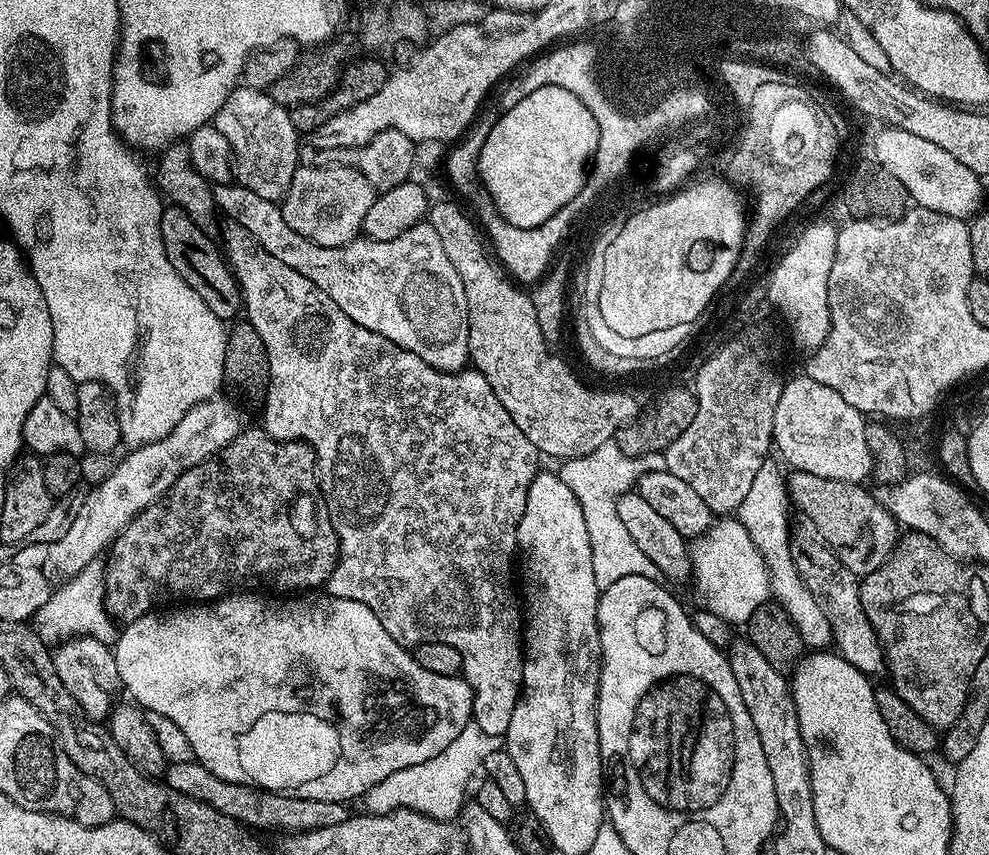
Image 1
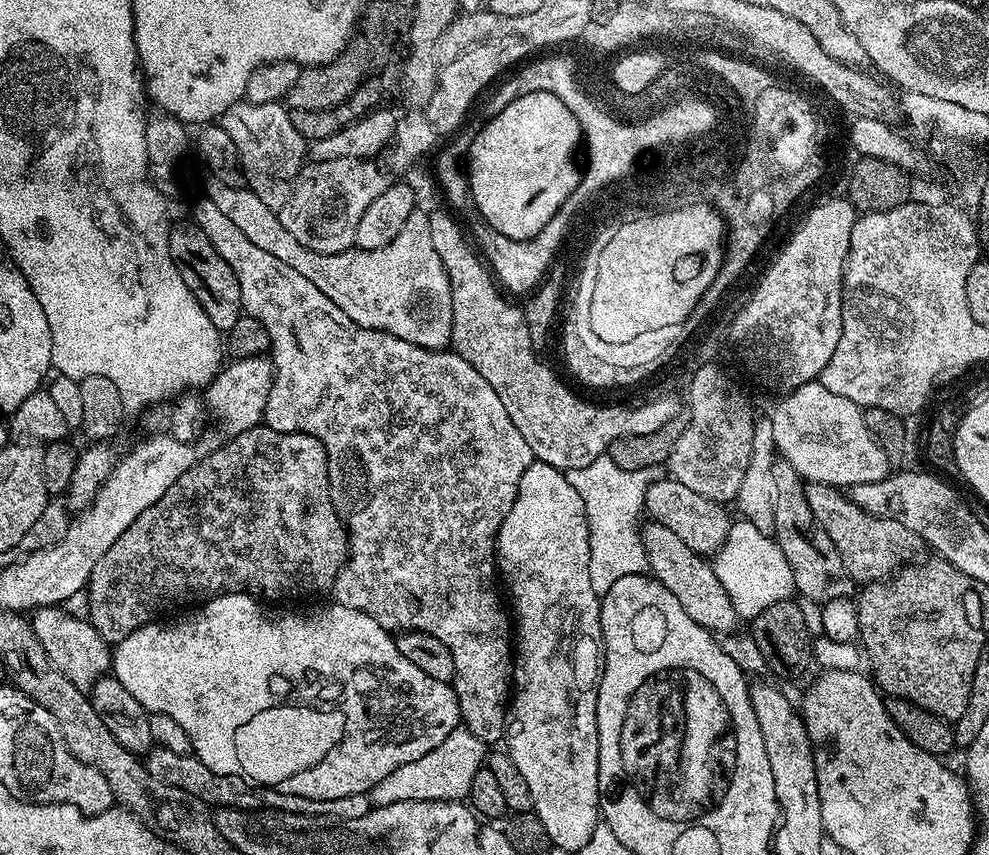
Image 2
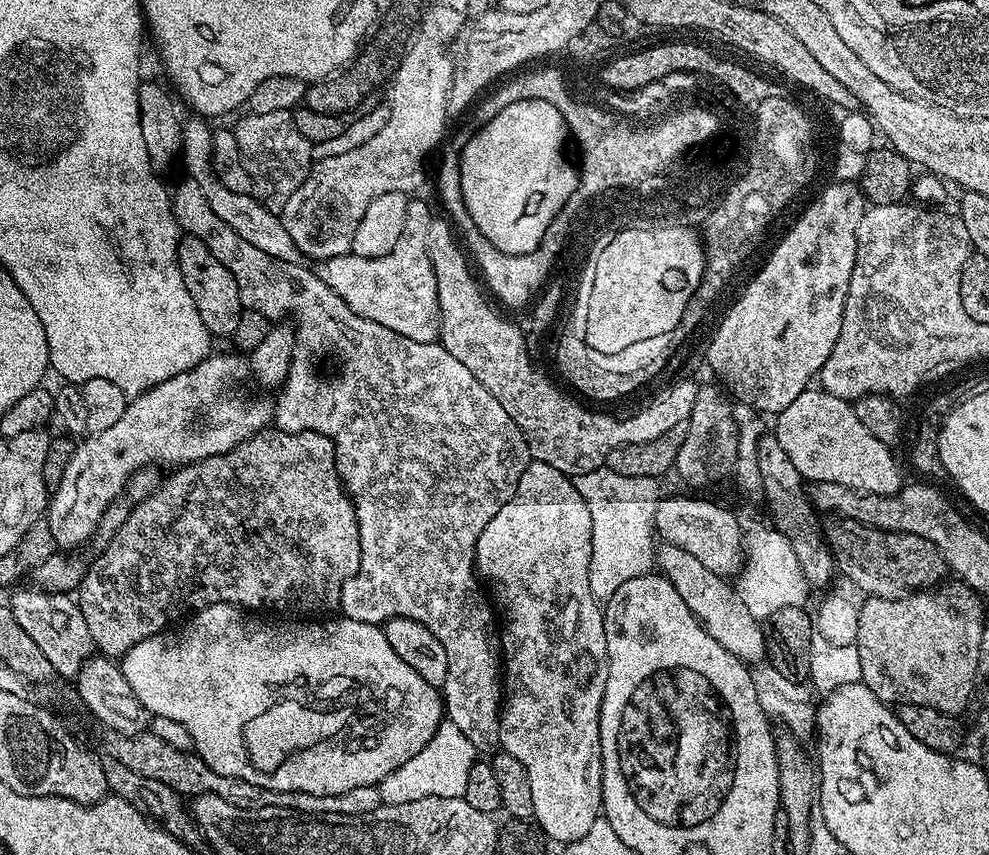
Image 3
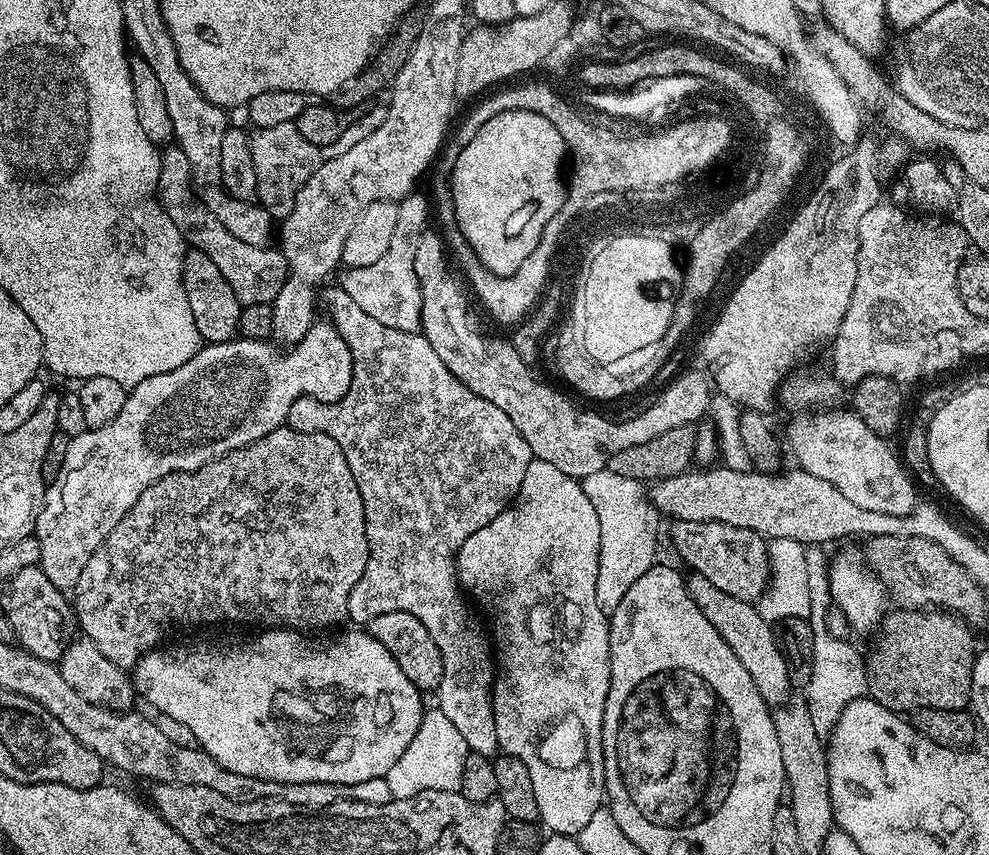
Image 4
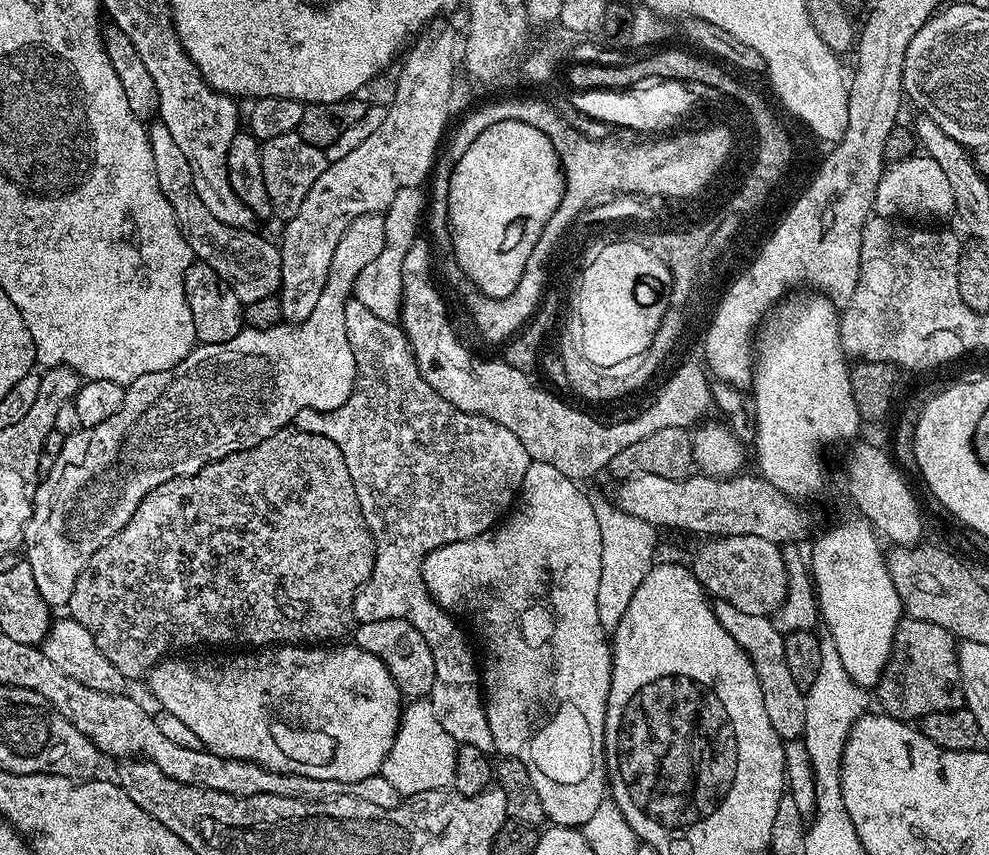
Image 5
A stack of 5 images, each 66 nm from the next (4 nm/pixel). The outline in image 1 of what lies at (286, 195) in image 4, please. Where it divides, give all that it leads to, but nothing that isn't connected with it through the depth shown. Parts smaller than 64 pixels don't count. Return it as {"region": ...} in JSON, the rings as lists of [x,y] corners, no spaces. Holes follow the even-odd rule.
{"region":[[[237,86],[222,102],[215,118],[216,129],[230,142],[234,161],[234,180],[246,190],[254,190],[258,198],[283,201],[300,160],[301,133],[290,122],[289,109],[278,106],[267,91]]]}

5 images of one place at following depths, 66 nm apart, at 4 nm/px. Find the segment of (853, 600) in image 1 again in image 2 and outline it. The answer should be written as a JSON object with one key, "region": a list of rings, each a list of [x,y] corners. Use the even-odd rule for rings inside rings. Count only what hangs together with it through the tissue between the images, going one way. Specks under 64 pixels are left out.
{"region":[[[783,458],[775,459],[774,475],[775,494],[772,501],[773,526],[772,536],[779,545],[794,574],[794,590],[803,595],[805,601],[823,606],[832,599],[847,597],[854,587],[854,582],[845,570],[841,555],[834,542],[822,527],[818,526],[810,510],[809,500],[805,496],[806,484],[797,471]]]}

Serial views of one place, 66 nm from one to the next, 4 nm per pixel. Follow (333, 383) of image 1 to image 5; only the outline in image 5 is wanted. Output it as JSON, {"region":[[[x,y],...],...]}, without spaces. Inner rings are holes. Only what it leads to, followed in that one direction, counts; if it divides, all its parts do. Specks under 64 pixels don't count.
{"region":[[[153,123],[148,128],[148,140],[150,150],[154,154],[154,174],[158,174],[158,186],[162,186],[162,194],[166,194],[166,202],[170,202],[170,206],[174,210],[174,218],[190,246],[193,257],[201,264],[210,265],[228,283],[230,290],[234,290],[234,294],[238,294],[238,298],[245,305],[258,302],[258,298],[277,295],[280,286],[279,247],[273,241],[271,244],[266,237],[259,236],[256,230],[235,228],[226,226],[226,222],[218,222],[218,218],[214,218],[214,214],[210,214],[210,210],[206,210],[202,198],[198,198],[198,194],[194,191],[194,178],[190,174],[190,162],[186,162],[186,154],[182,154],[178,142],[174,142],[174,137],[170,134],[170,130],[166,130],[164,124]],[[353,298],[346,302],[346,334],[354,350],[356,389],[345,404],[338,406],[338,410],[319,412],[307,408],[296,415],[294,424],[307,432],[330,438],[330,442],[342,450],[366,526],[376,543],[374,570],[354,598],[353,617],[362,624],[382,622],[382,618],[402,618],[414,625],[422,638],[426,638],[430,650],[436,653],[434,670],[437,681],[448,687],[437,686],[430,693],[434,714],[438,714],[442,730],[446,730],[457,745],[475,746],[477,750],[491,753],[494,734],[490,734],[486,722],[477,653],[476,656],[472,653],[463,630],[456,625],[459,624],[457,617],[445,612],[428,593],[423,566],[425,558],[434,550],[488,531],[513,507],[526,478],[530,463],[528,451],[522,442],[518,442],[516,435],[506,430],[506,426],[473,412],[463,412],[439,396],[418,370],[408,338],[399,323],[378,318],[378,314],[366,310],[362,302]]]}

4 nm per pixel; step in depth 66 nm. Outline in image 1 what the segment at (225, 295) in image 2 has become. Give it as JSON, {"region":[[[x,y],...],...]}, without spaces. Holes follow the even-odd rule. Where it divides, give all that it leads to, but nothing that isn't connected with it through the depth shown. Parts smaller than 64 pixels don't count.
{"region":[[[179,206],[165,207],[162,214],[162,242],[166,246],[166,258],[170,258],[170,266],[182,274],[182,282],[186,282],[186,286],[190,286],[190,290],[194,290],[194,294],[198,294],[202,302],[210,306],[218,319],[232,322],[242,312],[240,286],[232,267],[222,255],[221,245],[217,241],[215,244],[212,238],[202,230],[202,226],[198,226],[198,222],[194,222],[190,214],[186,214],[186,210]]]}

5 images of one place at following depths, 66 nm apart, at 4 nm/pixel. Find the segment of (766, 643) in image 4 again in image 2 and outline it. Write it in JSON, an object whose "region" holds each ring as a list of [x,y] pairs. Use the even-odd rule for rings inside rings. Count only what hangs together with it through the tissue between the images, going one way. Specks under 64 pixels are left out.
{"region":[[[655,522],[645,523],[640,529],[640,537],[652,579],[666,586],[666,590],[678,598],[682,610],[686,610],[686,614],[690,614],[698,626],[707,628],[713,634],[721,634],[720,632],[728,632],[738,624],[734,606],[705,557],[690,550],[690,546],[686,546],[686,542],[682,542],[682,538],[678,538],[678,534],[673,534],[667,526]]]}

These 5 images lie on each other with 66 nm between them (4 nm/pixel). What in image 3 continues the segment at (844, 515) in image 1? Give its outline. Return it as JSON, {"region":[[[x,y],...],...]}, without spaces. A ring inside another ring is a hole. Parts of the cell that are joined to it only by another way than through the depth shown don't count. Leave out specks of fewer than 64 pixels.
{"region":[[[840,518],[837,524],[826,528],[826,539],[835,556],[835,567],[839,575],[850,578],[855,585],[862,586],[868,596],[881,596],[897,600],[909,592],[927,590],[939,585],[946,573],[946,563],[938,549],[917,534],[890,532],[872,528],[869,524]]]}

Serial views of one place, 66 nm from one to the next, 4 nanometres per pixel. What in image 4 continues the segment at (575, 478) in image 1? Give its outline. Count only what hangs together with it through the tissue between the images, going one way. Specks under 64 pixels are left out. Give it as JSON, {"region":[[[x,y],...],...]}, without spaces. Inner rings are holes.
{"region":[[[605,470],[583,477],[582,483],[586,498],[590,498],[590,503],[598,513],[598,606],[605,614],[611,614],[618,602],[622,602],[626,590],[630,590],[630,586],[634,586],[634,582],[638,582],[638,578],[642,578],[642,574],[646,574],[646,570],[653,566],[658,513],[645,485],[634,478],[622,478],[622,474]]]}

